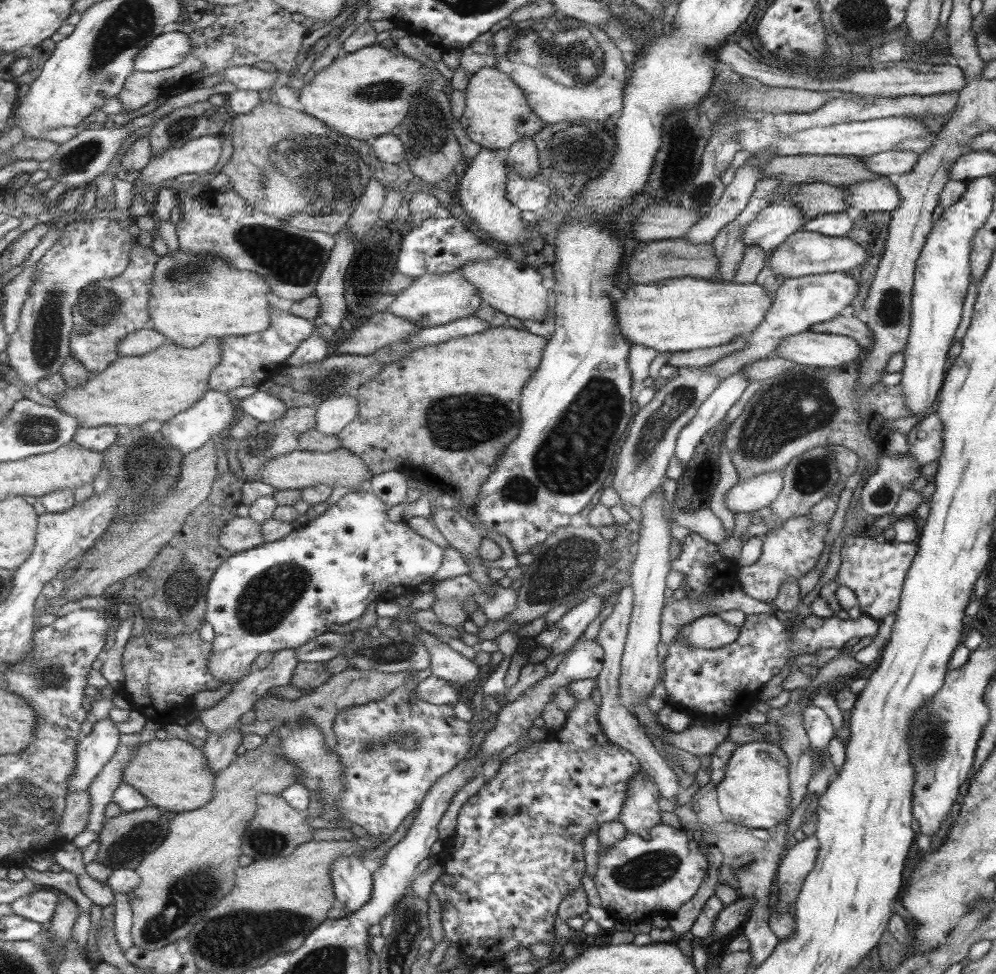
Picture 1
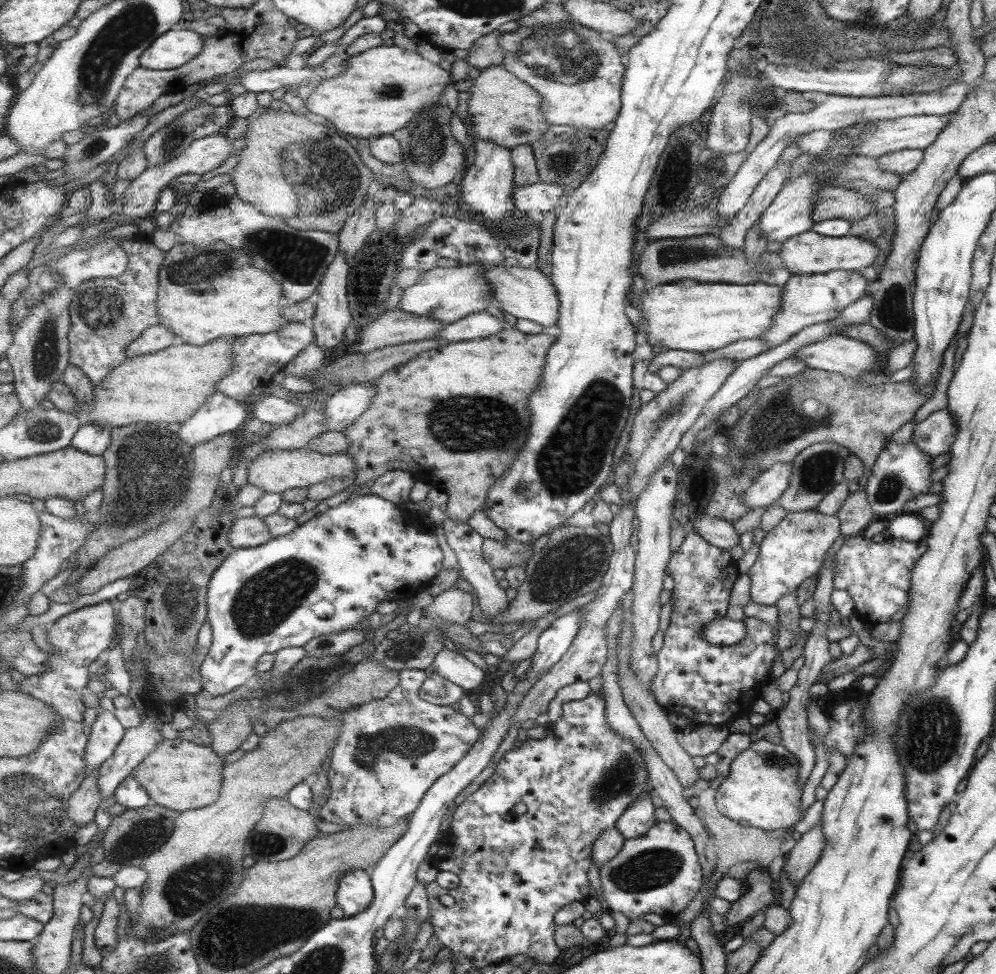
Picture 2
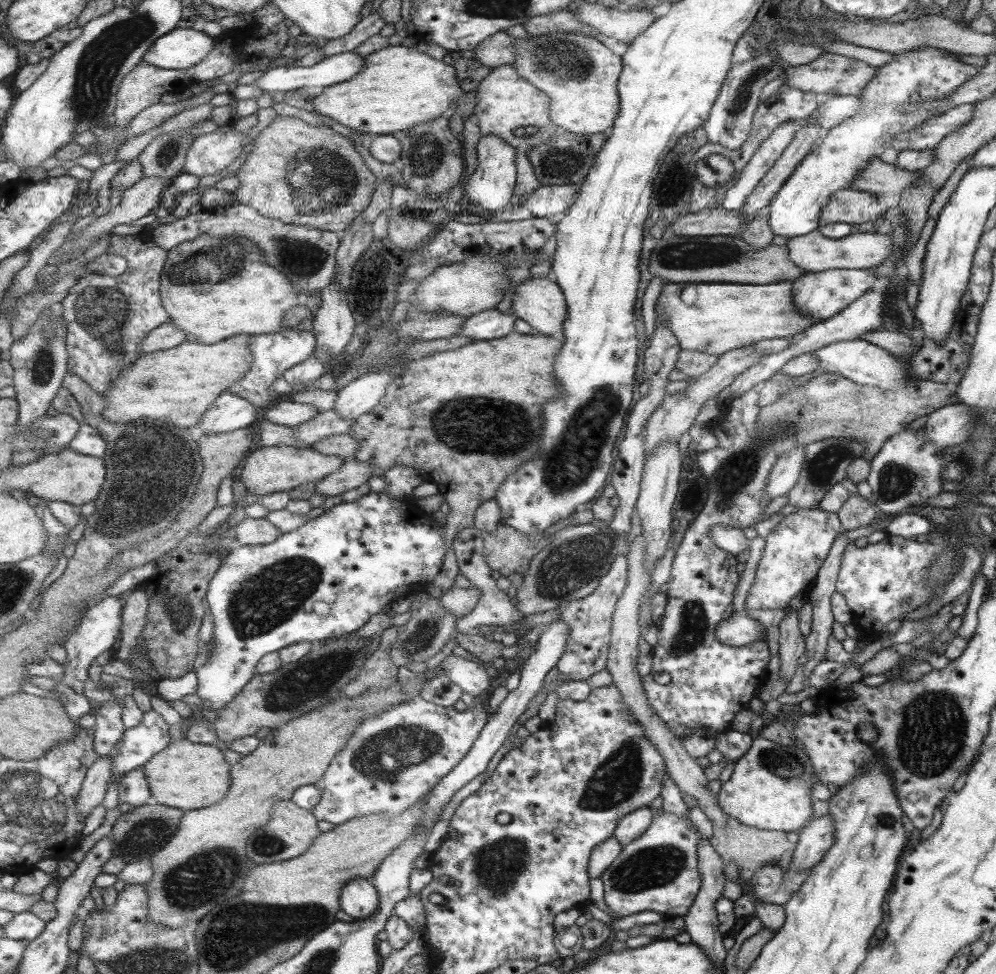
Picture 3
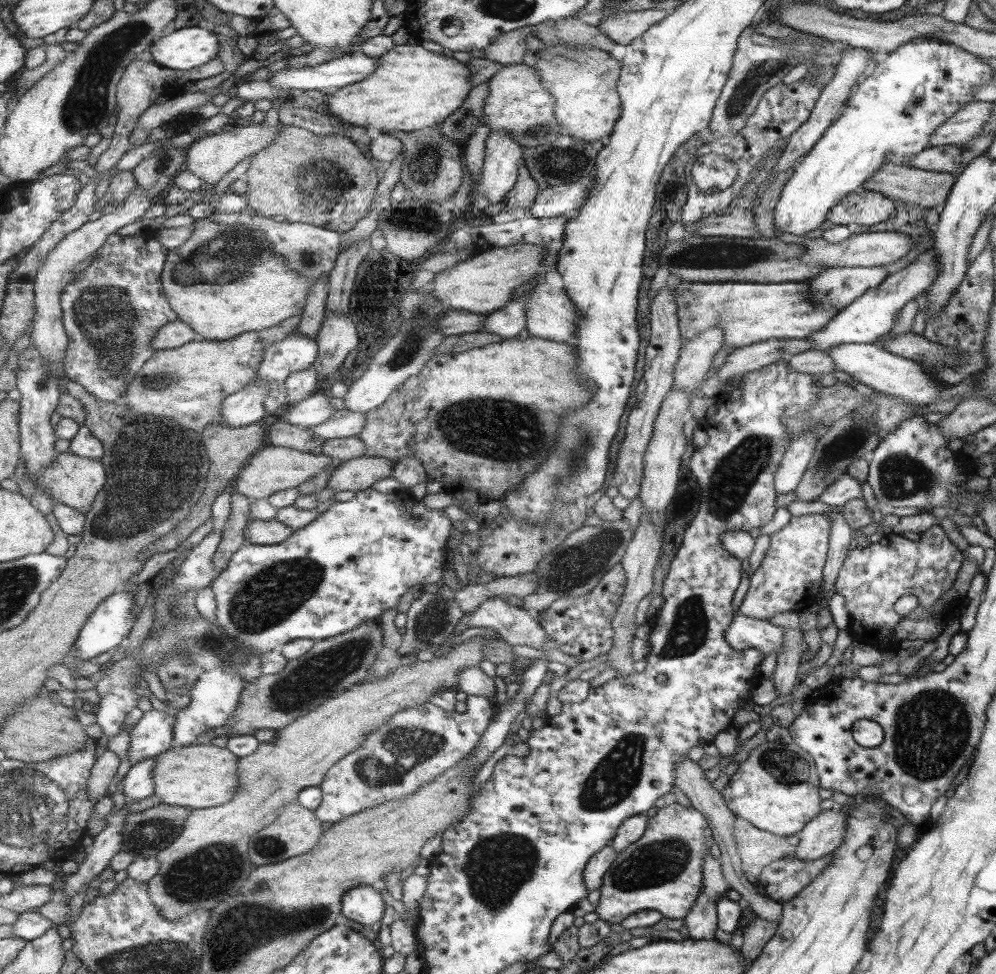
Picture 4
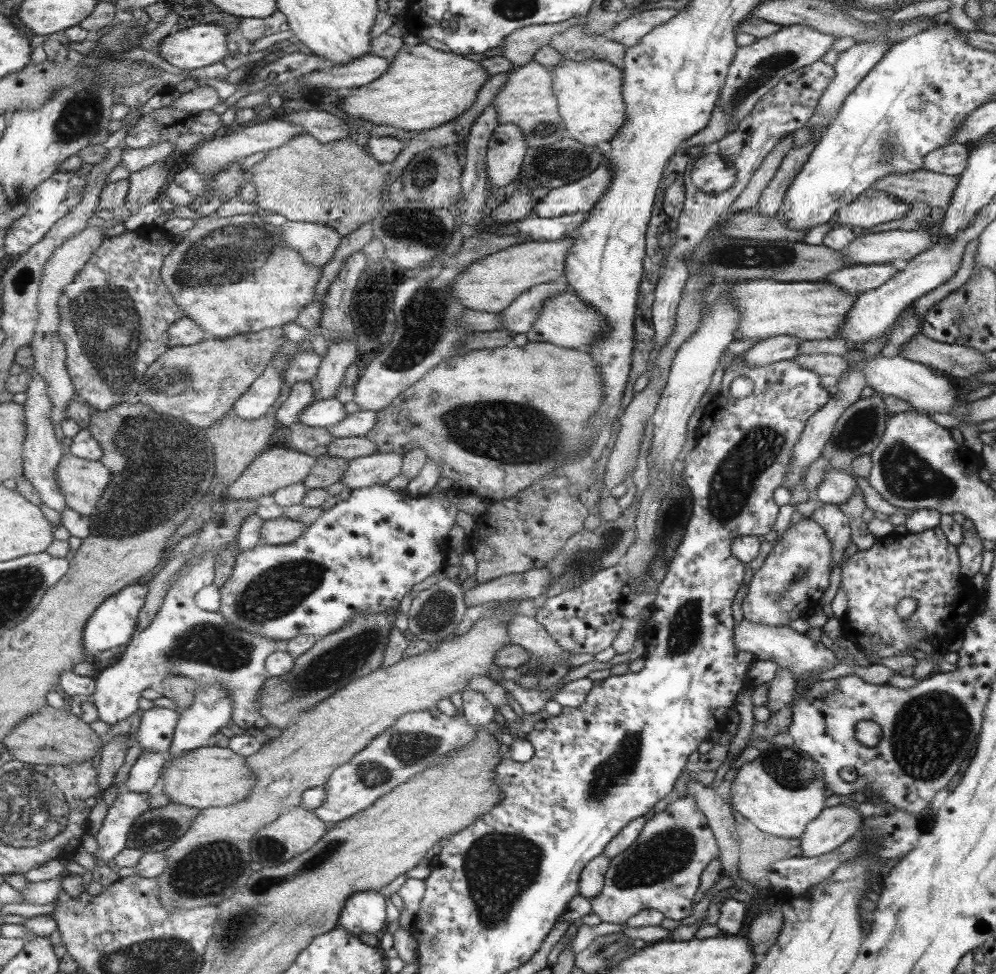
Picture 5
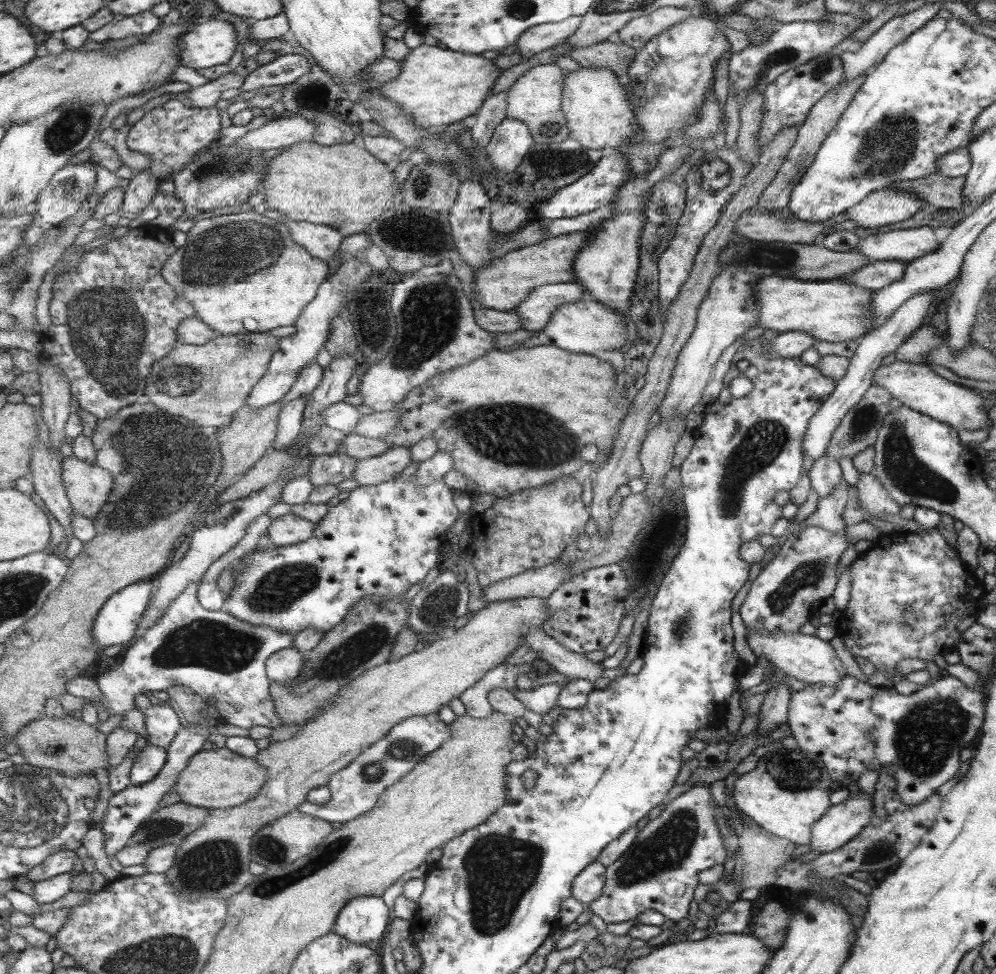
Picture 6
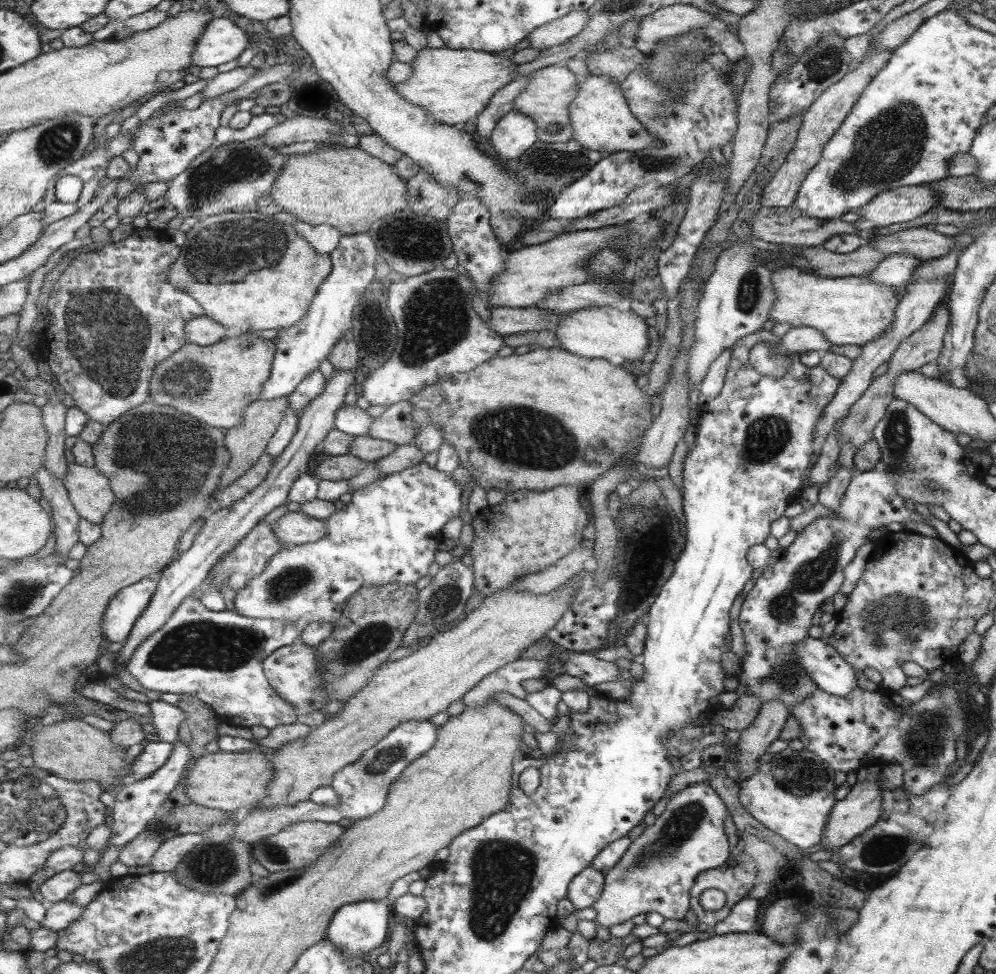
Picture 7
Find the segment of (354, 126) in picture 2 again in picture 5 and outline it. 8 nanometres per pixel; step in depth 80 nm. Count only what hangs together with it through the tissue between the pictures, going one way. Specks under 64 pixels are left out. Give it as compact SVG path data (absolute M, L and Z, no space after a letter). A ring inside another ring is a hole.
M424 42L417 46L406 44L391 60L391 68L386 71L385 76L367 86L357 87L356 92L355 87L351 89L350 94L342 100L342 111L373 124L393 126L407 131L433 130L465 114L477 102L479 91L489 77L480 61L469 60L464 55L451 51L444 52L432 48Z

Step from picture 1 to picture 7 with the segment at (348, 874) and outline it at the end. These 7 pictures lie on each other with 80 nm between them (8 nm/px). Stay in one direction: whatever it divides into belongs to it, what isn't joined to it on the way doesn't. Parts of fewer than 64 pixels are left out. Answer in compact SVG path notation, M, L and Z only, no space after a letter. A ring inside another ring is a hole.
M376 899L342 906L333 916L328 926L326 938L336 943L336 946L340 947L340 950L344 950L344 954L348 954L349 958L365 956L387 942L391 910L393 910L393 907L387 902Z

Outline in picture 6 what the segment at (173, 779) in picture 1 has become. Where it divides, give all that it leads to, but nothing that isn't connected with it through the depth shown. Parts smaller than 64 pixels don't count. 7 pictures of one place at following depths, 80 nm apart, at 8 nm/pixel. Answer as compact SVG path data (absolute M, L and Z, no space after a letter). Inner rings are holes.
M222 747L202 750L187 765L176 784L182 802L204 809L228 809L253 801L267 781L267 771L257 760Z

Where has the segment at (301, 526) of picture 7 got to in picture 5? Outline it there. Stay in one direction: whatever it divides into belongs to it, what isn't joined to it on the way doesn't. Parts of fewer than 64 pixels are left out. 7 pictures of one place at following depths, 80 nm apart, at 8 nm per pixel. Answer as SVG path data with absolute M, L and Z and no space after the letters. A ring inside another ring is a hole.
M282 514L276 519L266 520L261 529L263 543L269 545L281 545L295 542L304 536L309 526L305 523L294 521Z

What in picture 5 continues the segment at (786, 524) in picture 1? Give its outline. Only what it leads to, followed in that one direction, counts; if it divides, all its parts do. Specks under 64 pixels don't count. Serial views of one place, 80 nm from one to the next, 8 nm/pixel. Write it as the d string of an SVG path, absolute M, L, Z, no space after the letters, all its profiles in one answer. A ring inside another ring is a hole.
M801 517L790 529L777 536L777 544L769 551L752 579L741 601L742 618L753 624L785 626L819 605L819 598L829 588L829 564L832 544L822 528L810 517Z

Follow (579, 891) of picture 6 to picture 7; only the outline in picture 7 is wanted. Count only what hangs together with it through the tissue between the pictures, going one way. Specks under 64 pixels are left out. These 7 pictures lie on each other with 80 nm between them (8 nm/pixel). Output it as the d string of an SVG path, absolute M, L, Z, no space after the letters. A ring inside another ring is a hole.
M588 866L571 879L565 899L577 911L589 908L599 898L603 885L603 872Z

